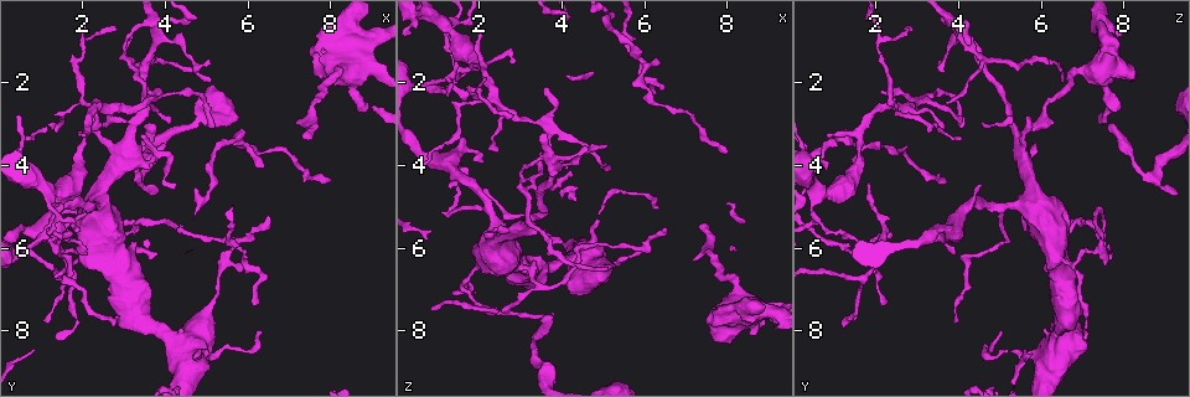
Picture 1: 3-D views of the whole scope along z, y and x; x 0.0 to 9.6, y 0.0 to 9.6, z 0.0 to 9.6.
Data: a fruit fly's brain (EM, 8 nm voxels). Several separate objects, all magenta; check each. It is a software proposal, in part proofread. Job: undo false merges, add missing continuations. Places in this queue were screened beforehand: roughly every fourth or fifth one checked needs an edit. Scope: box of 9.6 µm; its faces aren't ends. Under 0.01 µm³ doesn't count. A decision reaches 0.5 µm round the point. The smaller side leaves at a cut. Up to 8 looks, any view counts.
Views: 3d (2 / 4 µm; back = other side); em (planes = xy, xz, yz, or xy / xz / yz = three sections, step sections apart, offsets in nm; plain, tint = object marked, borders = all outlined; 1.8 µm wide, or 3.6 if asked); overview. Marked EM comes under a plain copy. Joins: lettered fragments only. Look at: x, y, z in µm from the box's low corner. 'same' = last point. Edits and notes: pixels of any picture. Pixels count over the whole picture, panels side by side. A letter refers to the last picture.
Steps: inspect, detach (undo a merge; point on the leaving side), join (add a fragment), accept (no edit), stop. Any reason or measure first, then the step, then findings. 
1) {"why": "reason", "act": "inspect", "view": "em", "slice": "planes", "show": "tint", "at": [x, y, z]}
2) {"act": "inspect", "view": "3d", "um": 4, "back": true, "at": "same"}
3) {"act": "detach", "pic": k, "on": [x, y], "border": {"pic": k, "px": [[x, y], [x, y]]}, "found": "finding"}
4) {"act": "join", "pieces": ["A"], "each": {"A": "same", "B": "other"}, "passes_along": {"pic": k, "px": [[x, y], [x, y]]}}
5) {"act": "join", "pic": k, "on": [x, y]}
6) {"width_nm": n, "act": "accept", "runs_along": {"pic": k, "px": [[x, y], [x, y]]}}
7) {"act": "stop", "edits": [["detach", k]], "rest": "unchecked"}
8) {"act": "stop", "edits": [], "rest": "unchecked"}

{"why": "abrupt turn", "act": "inspect", "view": "em", "slice": "yz", "step": 8, "show": "tint", "at": [6.25, 6.65, 2.00]}

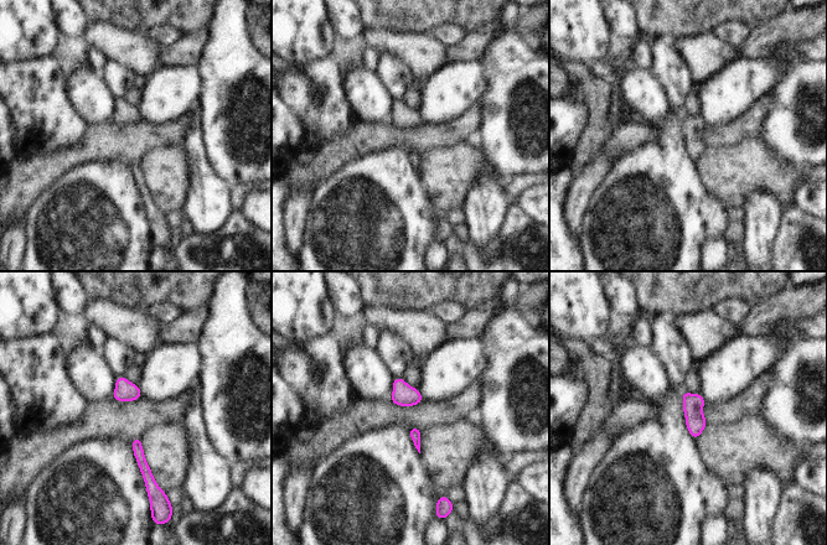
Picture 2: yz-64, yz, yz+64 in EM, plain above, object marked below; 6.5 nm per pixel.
{"why": "what lies round it", "act": "inspect", "view": "em", "slice": "yz", "step": 8, "show": "borders", "at": "same"}

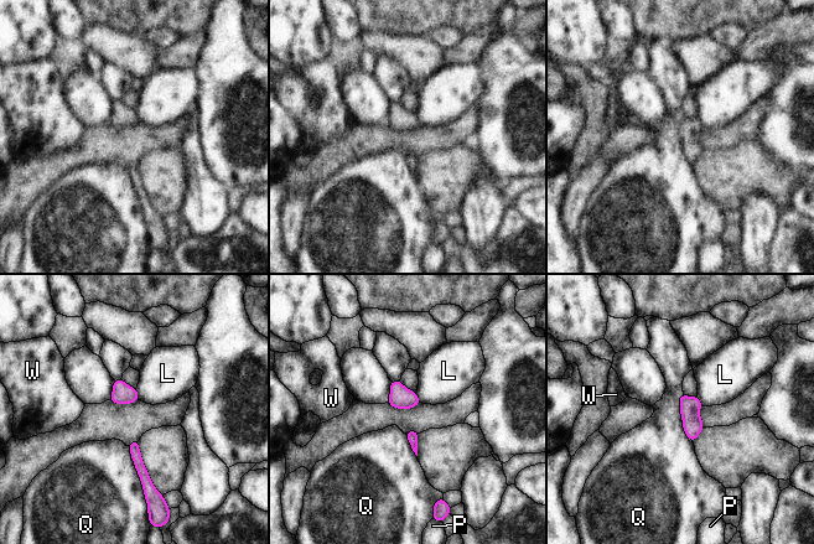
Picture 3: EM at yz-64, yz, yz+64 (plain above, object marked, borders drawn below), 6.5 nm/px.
{"longest_contact_nm": ["Q", 360], "act": "accept", "each": {"L": "other", "P": "other", "Q": "other", "W": "other"}, "border": {"pic": 3, "px": [[683, 392], [682, 429], [693, 444]]}, "found": "all the same neuron"}

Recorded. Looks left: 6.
{"why": "free end", "act": "inspect", "view": "em", "slice": "planes", "show": "borders", "at": [7.30, 3.35, 5.50]}

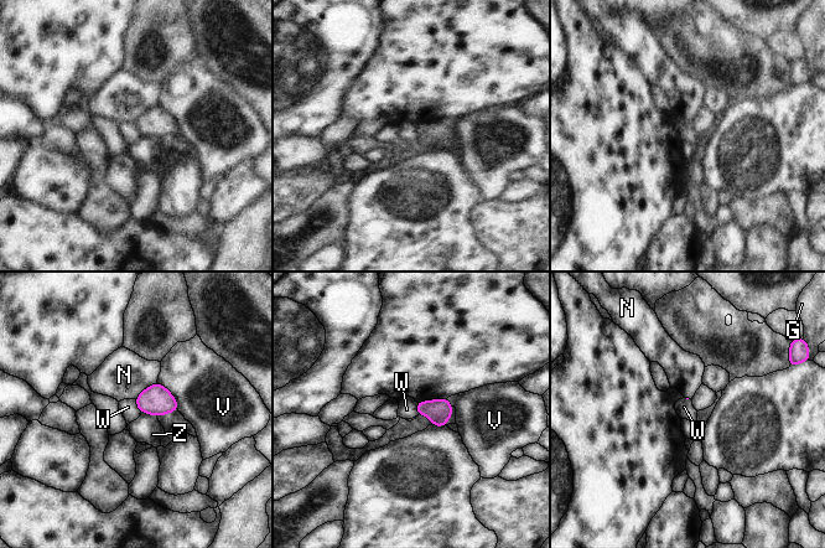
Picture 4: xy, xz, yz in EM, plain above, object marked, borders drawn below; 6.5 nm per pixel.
{"longest_contact_nm": ["V", 240], "act": "accept", "each": {"G": "other", "N": "other", "V": "other", "W": "other", "Z": "other"}, "border": {"pic": 4, "px": [[134, 399], [140, 413]]}, "found": "none of them fits"}

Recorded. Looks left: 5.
{"why": "free end", "act": "inspect", "view": "em", "slice": "planes", "show": "borders", "at": [5.15, 1.95, 6.50]}

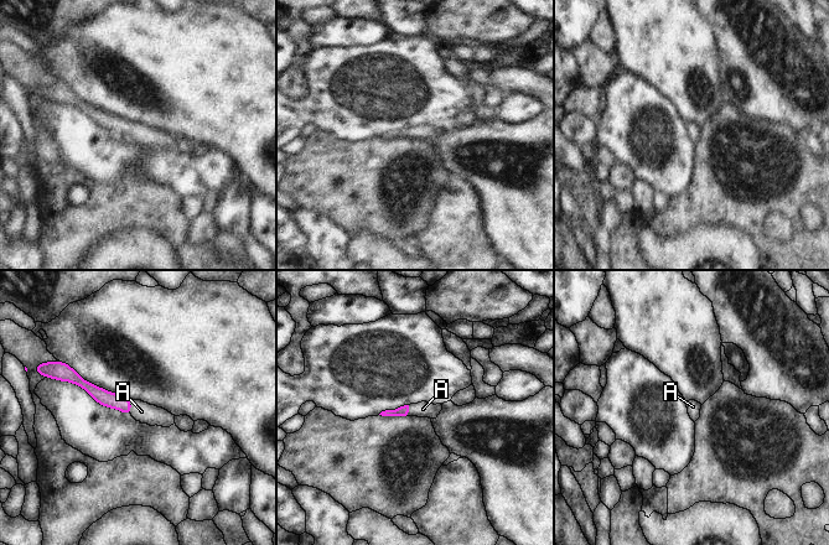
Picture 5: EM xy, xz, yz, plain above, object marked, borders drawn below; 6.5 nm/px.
{"longest_contact_nm": ["A", 110], "act": "join", "pic": 5, "on": [141, 411], "each": {"A": "same"}, "found": "the neuron continues"}

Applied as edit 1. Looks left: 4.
{"act": "stop", "edits": [["join", 5]], "rest": "unchecked"}

